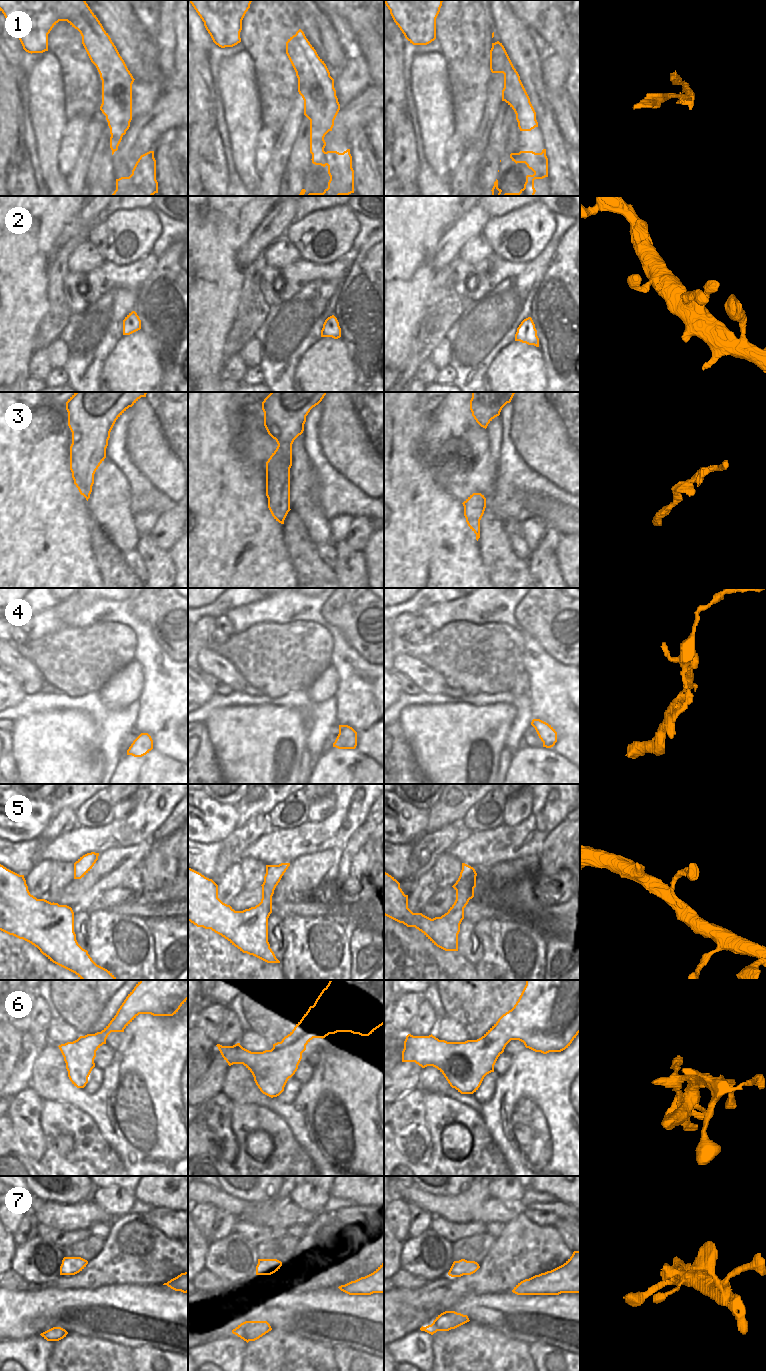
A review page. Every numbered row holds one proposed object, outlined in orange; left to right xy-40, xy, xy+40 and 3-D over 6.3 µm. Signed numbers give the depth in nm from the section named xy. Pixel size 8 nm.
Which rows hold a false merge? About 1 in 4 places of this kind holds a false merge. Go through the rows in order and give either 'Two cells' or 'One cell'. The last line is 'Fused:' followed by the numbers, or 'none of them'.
1: One cell
2: One cell
3: One cell
4: One cell
5: One cell
6: One cell
7: One cell
Fused: none of them.

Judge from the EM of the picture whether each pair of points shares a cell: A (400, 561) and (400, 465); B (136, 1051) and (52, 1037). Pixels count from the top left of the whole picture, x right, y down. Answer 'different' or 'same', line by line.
A: same
B: different

